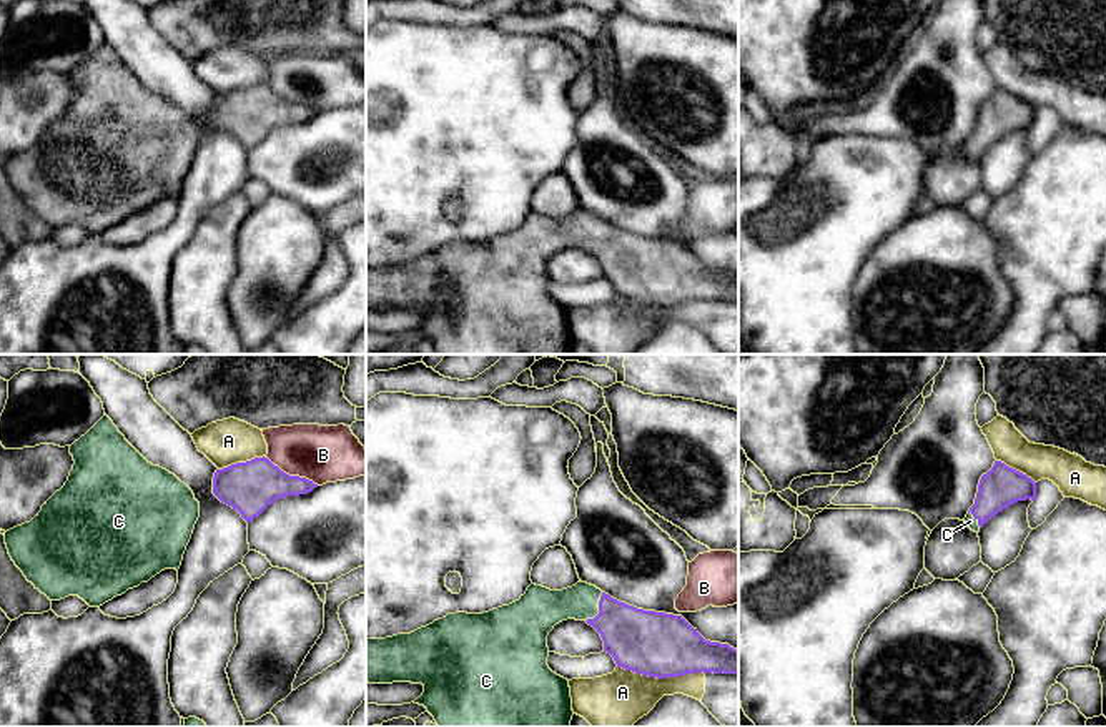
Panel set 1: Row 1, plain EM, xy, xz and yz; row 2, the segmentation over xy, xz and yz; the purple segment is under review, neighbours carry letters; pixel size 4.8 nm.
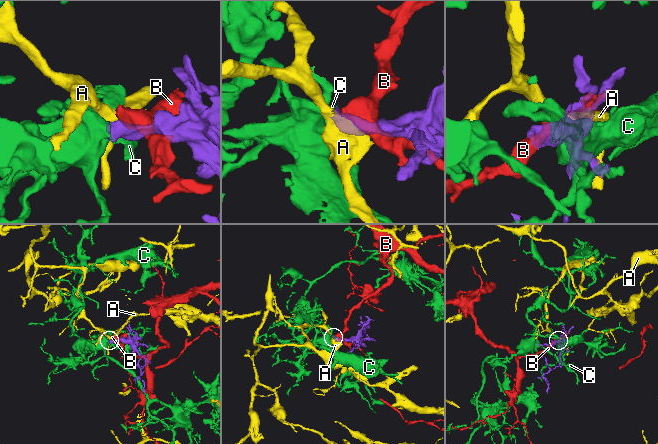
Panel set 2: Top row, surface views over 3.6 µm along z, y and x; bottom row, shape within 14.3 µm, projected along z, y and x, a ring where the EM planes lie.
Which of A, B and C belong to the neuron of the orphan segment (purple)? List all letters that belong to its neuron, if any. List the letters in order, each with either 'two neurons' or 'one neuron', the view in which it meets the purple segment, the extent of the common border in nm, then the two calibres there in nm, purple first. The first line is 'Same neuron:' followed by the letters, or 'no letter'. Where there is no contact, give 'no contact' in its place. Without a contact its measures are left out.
Same neuron: C
A: two neurons; meets purple in xz; contact 420 nm long; 320 nm thick on the purple side, 280 nm on the other
B: two neurons; meets purple in xy; contact 300 nm long; 240 nm thick on the purple side, 280 nm on the other
C: one neuron; meets purple in xz; contact 170 nm long; 300 nm thick on the purple side, 180 nm on the other

